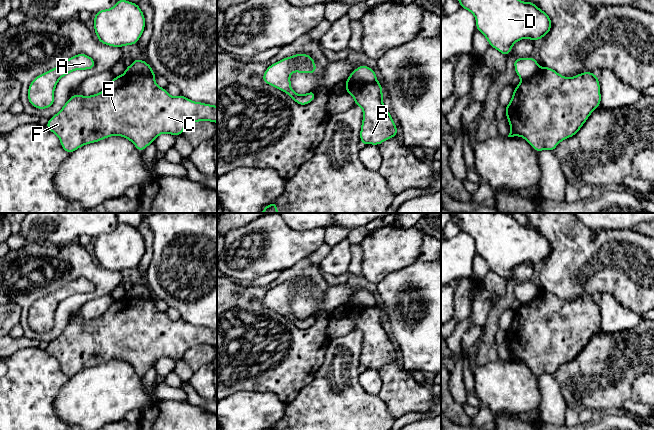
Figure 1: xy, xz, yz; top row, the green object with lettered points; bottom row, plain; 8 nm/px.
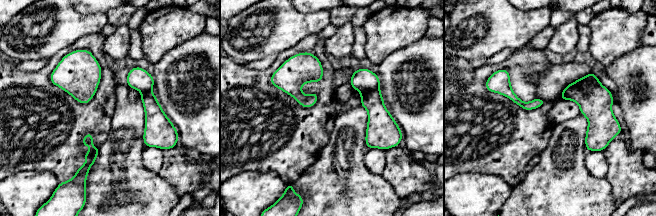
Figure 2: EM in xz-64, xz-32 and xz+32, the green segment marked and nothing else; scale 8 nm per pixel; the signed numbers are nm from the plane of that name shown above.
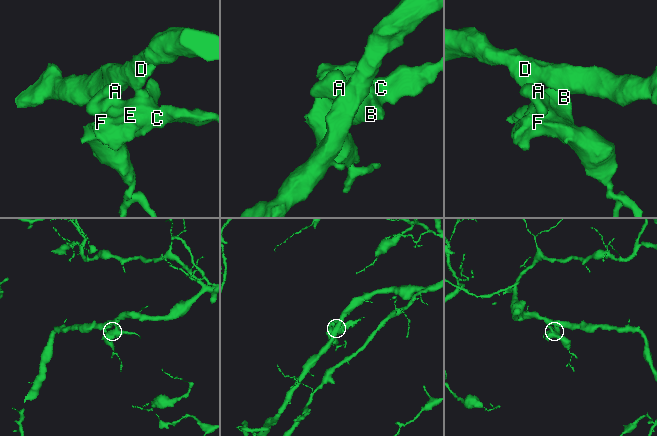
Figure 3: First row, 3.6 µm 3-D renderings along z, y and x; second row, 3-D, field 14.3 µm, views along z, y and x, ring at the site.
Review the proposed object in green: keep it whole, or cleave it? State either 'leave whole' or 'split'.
split

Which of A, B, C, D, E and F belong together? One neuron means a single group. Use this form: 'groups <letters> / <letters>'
groups A B C E F / D

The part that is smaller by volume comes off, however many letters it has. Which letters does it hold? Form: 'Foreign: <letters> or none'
Foreign: A, B, C, E, F

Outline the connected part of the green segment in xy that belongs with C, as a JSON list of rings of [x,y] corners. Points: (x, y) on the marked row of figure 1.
[[[125,72],[95,95],[72,95],[62,109],[48,120],[46,128],[58,136],[68,154],[110,136],[123,136],[142,152],[162,133],[178,136],[194,122],[207,120],[217,123],[217,106],[194,102],[182,94],[173,97],[156,84],[155,76],[154,72],[150,75]]]

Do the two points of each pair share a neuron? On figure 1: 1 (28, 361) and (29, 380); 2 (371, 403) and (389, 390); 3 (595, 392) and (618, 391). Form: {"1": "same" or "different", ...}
{"1": "same", "2": "different", "3": "same"}

